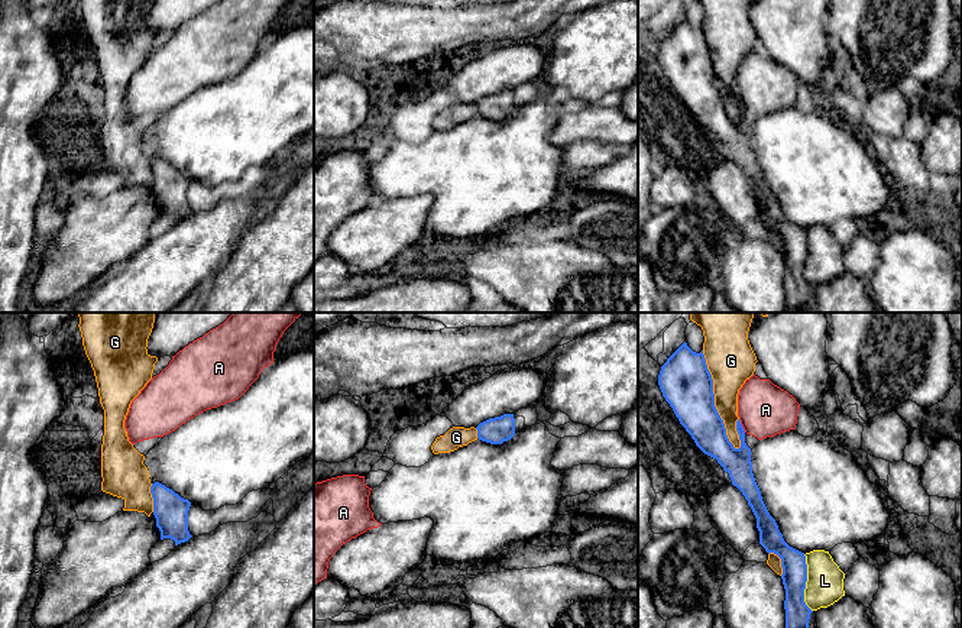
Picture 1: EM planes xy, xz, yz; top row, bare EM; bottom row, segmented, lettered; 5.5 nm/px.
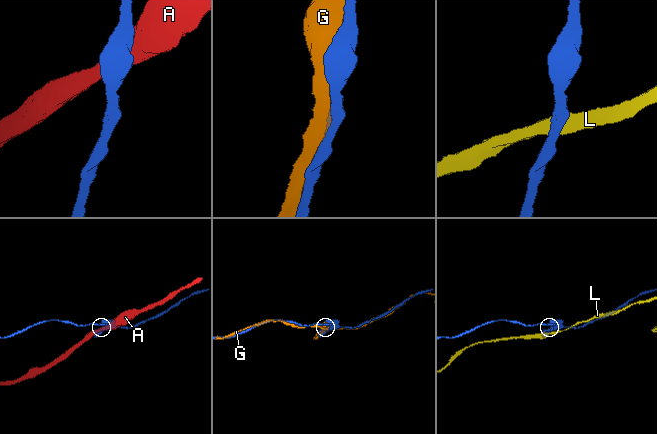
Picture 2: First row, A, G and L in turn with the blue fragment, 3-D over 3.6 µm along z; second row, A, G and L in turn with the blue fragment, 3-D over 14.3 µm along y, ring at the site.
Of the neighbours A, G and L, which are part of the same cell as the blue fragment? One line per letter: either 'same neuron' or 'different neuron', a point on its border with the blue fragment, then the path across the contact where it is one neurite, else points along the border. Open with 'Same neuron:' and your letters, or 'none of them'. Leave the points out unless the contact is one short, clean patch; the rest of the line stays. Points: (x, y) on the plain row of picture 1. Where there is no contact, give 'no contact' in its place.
Same neuron: G
A: different neuron; meets blue in yz at (741, 102)
G: same neuron; meets blue in yz at (713, 77)
L: different neuron; meets blue in yz at (805, 259); border along yz (803, 230), (806, 240), (805, 279), (812, 287)

